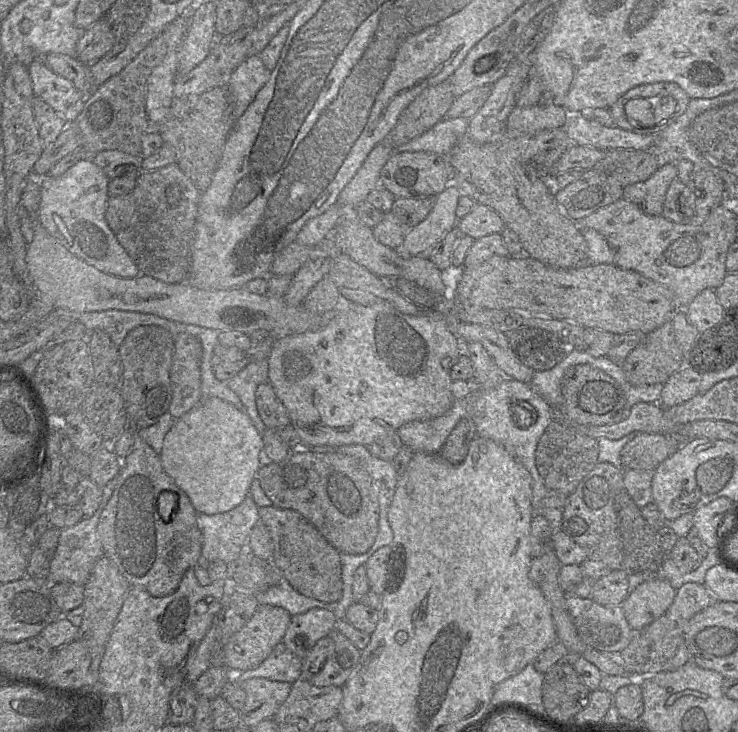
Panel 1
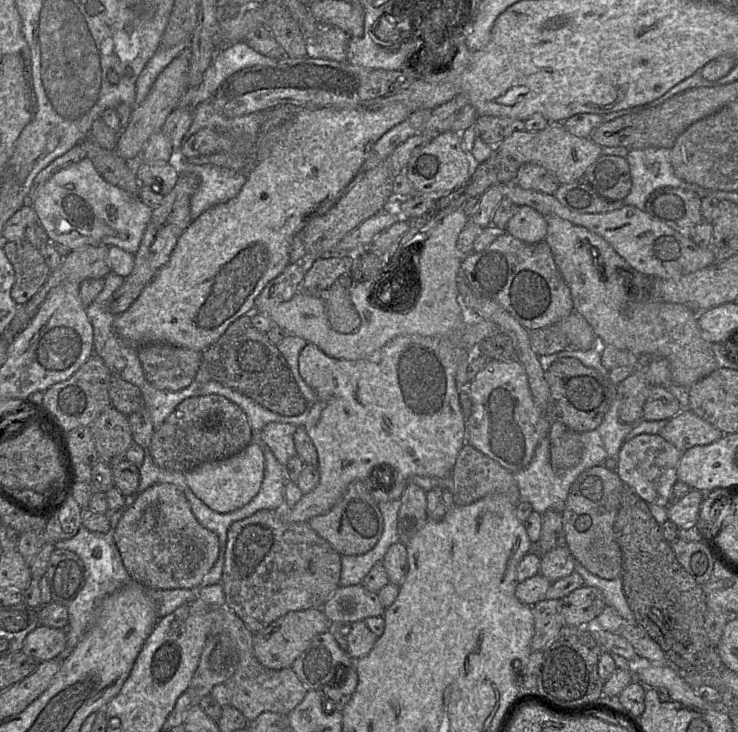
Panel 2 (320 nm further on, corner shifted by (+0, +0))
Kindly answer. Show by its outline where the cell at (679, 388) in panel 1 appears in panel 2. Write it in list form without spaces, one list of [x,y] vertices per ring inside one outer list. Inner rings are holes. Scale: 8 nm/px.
[[[665,386],[650,387],[643,409],[644,420],[669,420],[680,411],[679,401]]]

